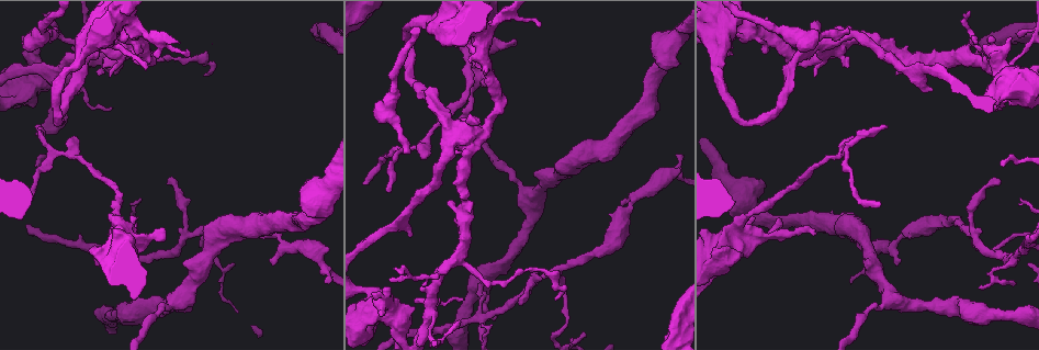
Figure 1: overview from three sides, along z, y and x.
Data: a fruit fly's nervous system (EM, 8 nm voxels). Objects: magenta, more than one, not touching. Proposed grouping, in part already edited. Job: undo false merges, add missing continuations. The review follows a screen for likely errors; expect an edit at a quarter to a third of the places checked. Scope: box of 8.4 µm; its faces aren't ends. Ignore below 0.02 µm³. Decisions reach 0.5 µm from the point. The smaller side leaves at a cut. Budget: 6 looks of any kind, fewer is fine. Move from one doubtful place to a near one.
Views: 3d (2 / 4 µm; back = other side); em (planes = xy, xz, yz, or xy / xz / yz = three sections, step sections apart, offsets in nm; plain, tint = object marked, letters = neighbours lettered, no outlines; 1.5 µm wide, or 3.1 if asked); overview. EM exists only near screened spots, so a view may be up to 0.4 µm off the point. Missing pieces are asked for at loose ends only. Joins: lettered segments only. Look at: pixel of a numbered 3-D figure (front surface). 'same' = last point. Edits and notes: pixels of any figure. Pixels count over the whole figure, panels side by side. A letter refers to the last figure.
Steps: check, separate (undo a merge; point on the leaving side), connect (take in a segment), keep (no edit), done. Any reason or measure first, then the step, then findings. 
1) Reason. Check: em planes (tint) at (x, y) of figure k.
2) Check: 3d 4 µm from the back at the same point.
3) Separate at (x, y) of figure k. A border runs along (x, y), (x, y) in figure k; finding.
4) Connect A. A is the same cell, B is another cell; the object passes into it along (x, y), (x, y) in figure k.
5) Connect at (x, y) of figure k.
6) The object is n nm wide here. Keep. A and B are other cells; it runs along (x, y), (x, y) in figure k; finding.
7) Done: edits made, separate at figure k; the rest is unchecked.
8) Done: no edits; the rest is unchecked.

Sudden change in width. Check: em planes (letters) at (16, 98) of figure 1.

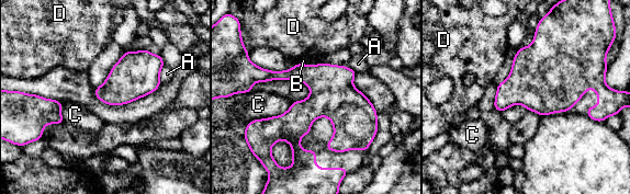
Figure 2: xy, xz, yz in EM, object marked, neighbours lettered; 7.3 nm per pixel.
The longest contact is with C, 360 nm. Keep. A, B, C and D are other cells; a border runs along (292, 102), (281, 114), (248, 123) in figure 2; one neuron here.

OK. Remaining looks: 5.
An open end. Check: em planes (plain) at (58, 35) of figure 1.

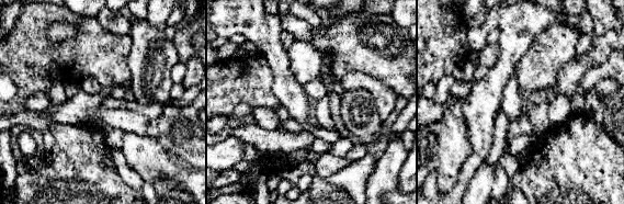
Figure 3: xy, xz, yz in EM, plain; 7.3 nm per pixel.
Check: em planes (letters) at the same point.

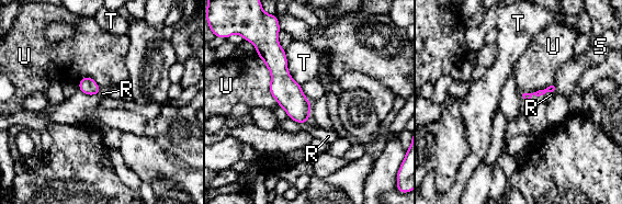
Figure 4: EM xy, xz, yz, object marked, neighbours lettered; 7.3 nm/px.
Connect at (568, 75) of figure 4. S is the same cell, R, T and U are other cells; the object passes into it along (552, 88), (556, 88), (568, 75) in figure 4; it goes on there.

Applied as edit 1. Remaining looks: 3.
Redraw. Check: overview.

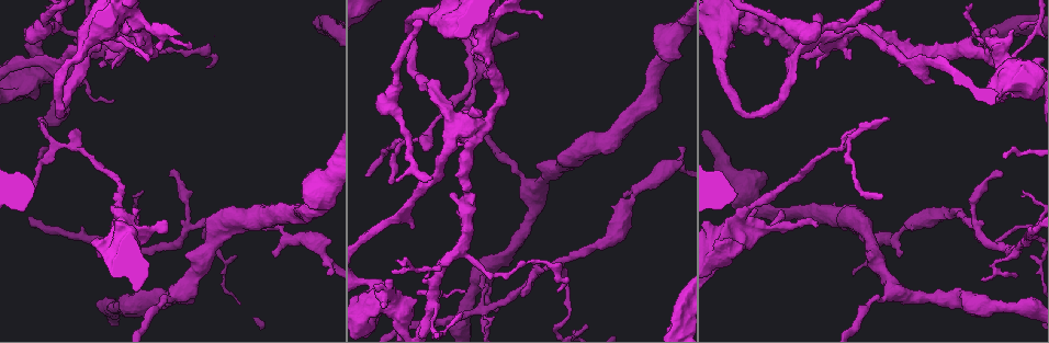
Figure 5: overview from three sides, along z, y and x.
Arms part here. Check: 3d 2 µm at (485, 308) of figure 5.

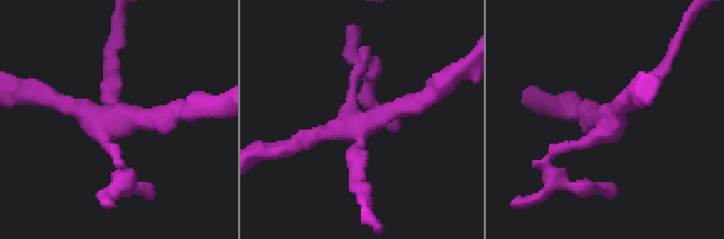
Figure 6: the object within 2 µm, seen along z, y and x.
Shape alone is not enough. Check: em planes (letters) at (113, 120) of figure 6.

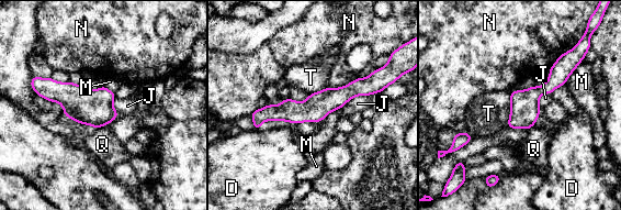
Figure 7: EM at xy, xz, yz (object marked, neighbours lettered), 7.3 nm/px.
Keep. D, J, M, N, Q and T are other cells; all the same neuron.

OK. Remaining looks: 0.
Done: edits made, connect at figure 4; the rest is unchecked.

